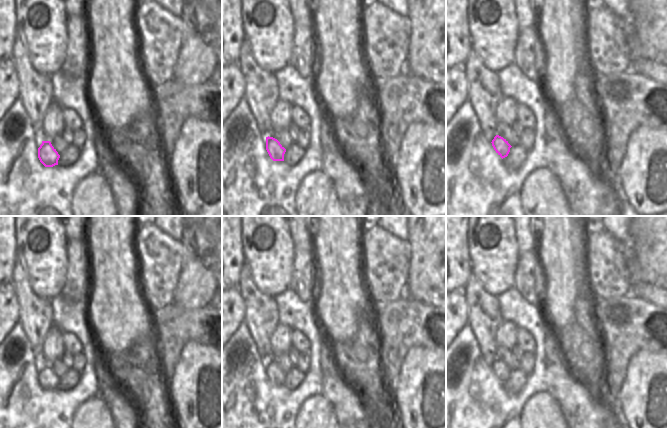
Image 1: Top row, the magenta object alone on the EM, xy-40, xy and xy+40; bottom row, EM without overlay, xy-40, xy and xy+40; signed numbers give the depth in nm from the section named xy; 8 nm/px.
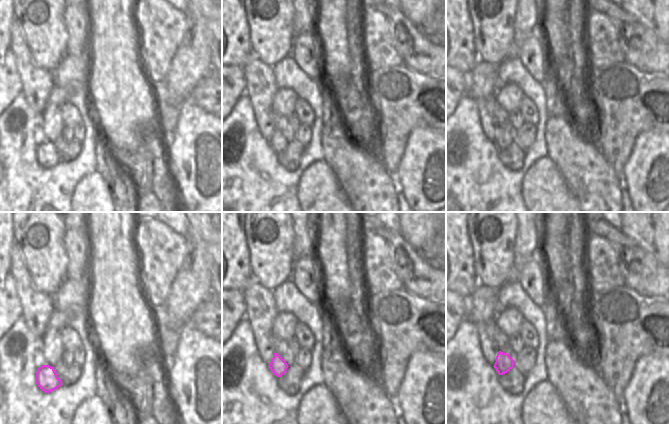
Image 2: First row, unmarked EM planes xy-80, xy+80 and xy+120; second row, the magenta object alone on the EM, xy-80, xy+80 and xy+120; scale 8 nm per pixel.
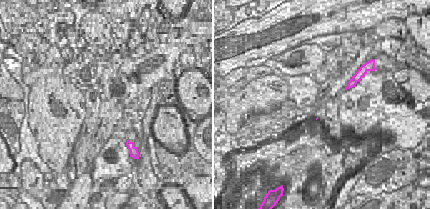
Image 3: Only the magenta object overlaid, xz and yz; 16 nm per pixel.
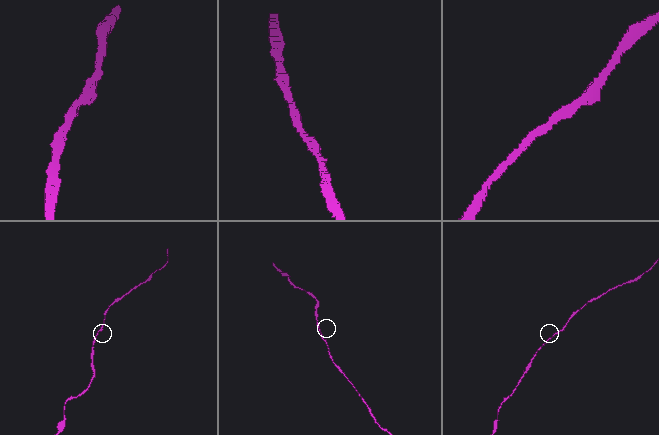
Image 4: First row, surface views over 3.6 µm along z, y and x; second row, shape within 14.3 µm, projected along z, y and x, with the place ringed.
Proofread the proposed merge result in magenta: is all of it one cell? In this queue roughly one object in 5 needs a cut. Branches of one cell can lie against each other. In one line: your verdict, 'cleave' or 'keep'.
keep

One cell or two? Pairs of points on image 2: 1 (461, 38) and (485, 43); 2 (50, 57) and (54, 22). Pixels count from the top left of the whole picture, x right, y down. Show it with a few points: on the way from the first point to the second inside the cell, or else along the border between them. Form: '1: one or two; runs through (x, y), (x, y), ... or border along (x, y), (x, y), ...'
1: two; border along (470, 18), (473, 30), (473, 47), (479, 59)
2: one; runs through (50, 48), (50, 31)

